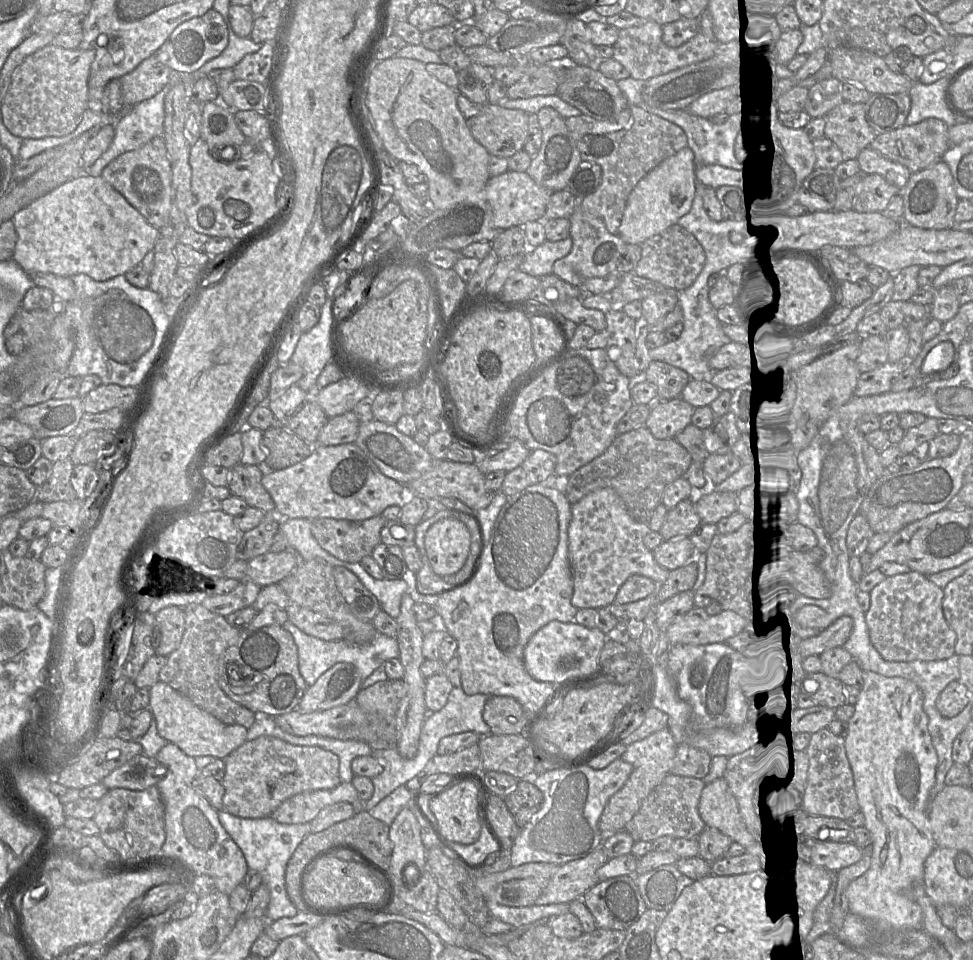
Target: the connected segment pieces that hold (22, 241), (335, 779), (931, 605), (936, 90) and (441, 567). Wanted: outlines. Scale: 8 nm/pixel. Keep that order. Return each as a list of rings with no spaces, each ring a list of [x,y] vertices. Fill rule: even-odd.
[[[88,173],[65,182],[34,200],[19,210],[11,220],[17,233],[12,260],[27,273],[51,273],[64,277],[86,274],[97,281],[125,275],[141,264],[145,255],[153,251],[159,234],[158,229],[148,223],[101,175],[92,176]]]
[[[260,736],[247,740],[243,745],[230,753],[225,759],[225,776],[221,781],[225,794],[223,810],[240,818],[265,818],[286,799],[307,791],[330,790],[340,783],[338,757],[317,746],[293,745],[272,736]]]
[[[916,571],[886,577],[870,592],[870,607],[864,613],[872,646],[889,662],[945,660],[955,654],[956,633],[947,624],[942,608],[943,589]]]
[[[941,78],[932,84],[912,82],[908,95],[911,108],[906,119],[907,125],[917,124],[928,118],[942,120],[949,128],[956,123],[956,116],[945,105],[943,99],[947,79]]]
[[[444,518],[429,527],[424,544],[433,572],[440,577],[449,576],[465,565],[470,552],[470,533],[462,521]]]

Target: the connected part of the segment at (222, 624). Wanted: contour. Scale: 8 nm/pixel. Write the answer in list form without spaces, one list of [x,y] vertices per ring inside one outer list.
[[[202,604],[184,607],[185,630],[179,647],[167,657],[167,663],[159,672],[159,681],[190,699],[200,709],[229,725],[246,729],[255,722],[255,713],[230,699],[217,681],[217,662],[222,654],[239,639],[240,630],[225,617],[213,613]]]

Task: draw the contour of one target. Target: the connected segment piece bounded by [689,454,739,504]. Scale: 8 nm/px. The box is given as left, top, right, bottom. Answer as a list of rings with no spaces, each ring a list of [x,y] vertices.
[[[708,454],[702,463],[706,484],[701,489],[693,487],[693,493],[695,494],[689,499],[695,504],[697,497],[713,491],[715,489],[714,485],[723,482],[738,466],[739,462],[730,454]]]

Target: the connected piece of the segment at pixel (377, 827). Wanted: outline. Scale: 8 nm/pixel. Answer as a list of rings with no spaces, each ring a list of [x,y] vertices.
[[[368,811],[355,813],[353,817],[338,822],[318,833],[310,833],[299,844],[288,861],[285,873],[286,891],[289,899],[298,912],[309,912],[300,896],[300,879],[306,865],[318,854],[340,844],[351,844],[359,848],[372,862],[384,870],[388,870],[393,851],[393,844],[389,838],[389,826],[375,819]]]

